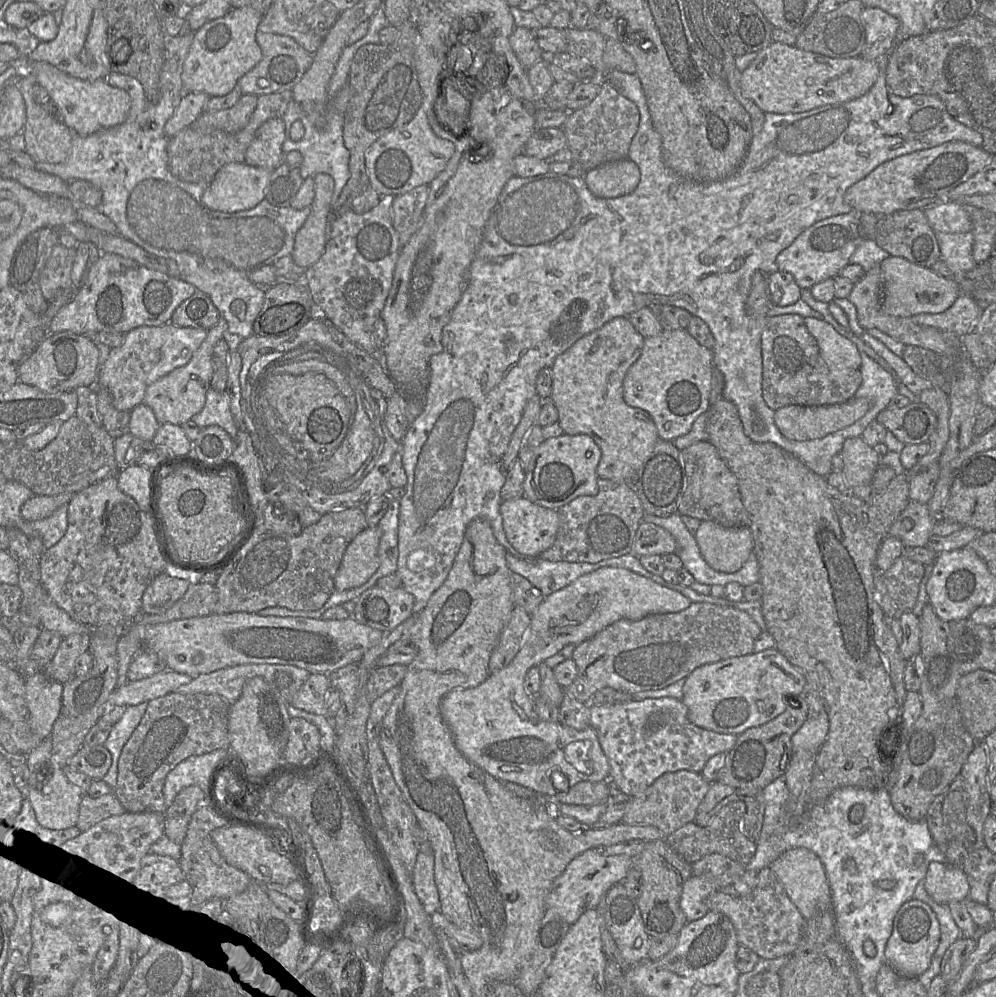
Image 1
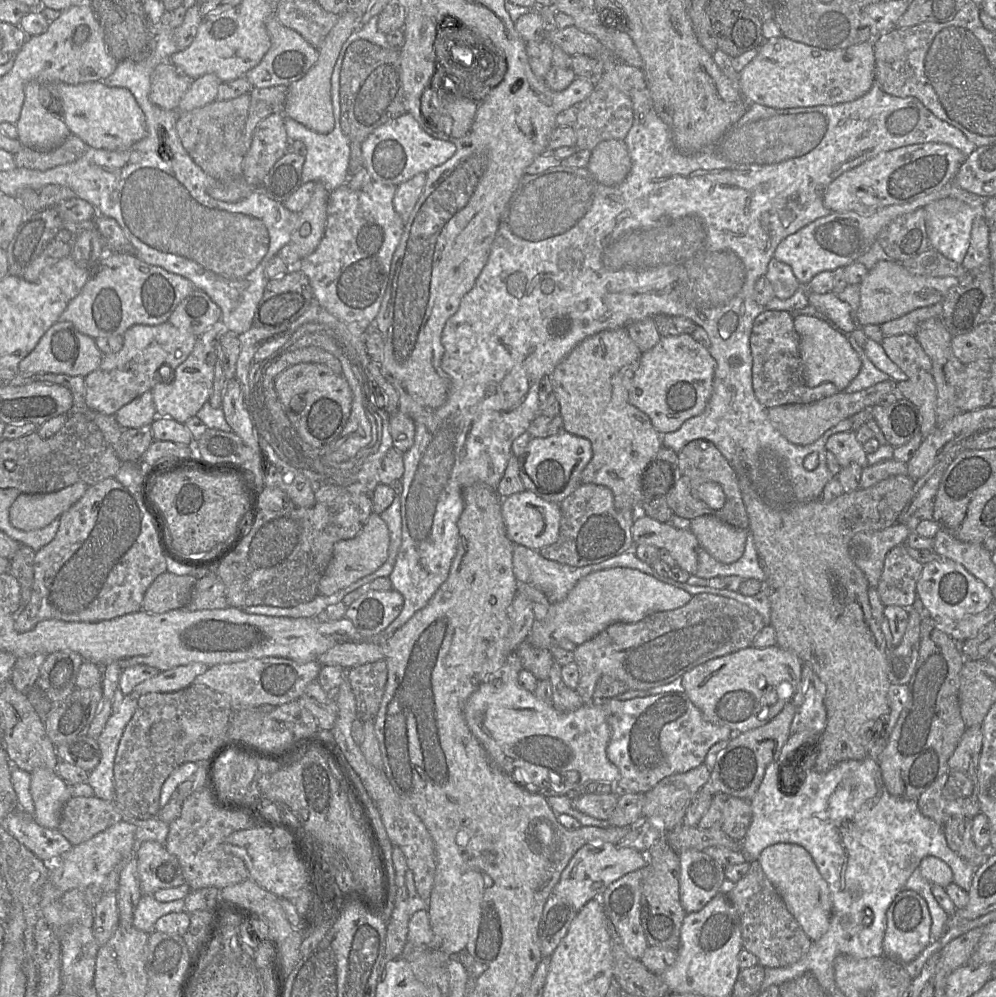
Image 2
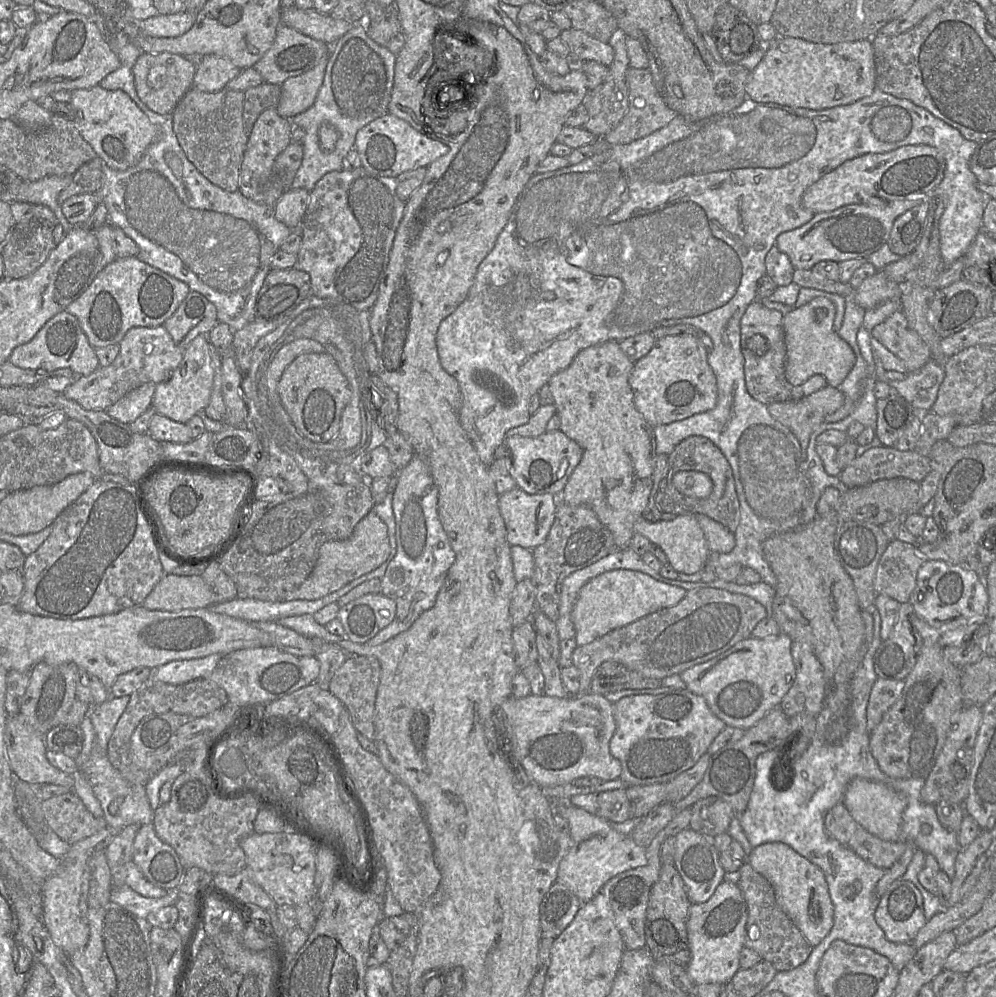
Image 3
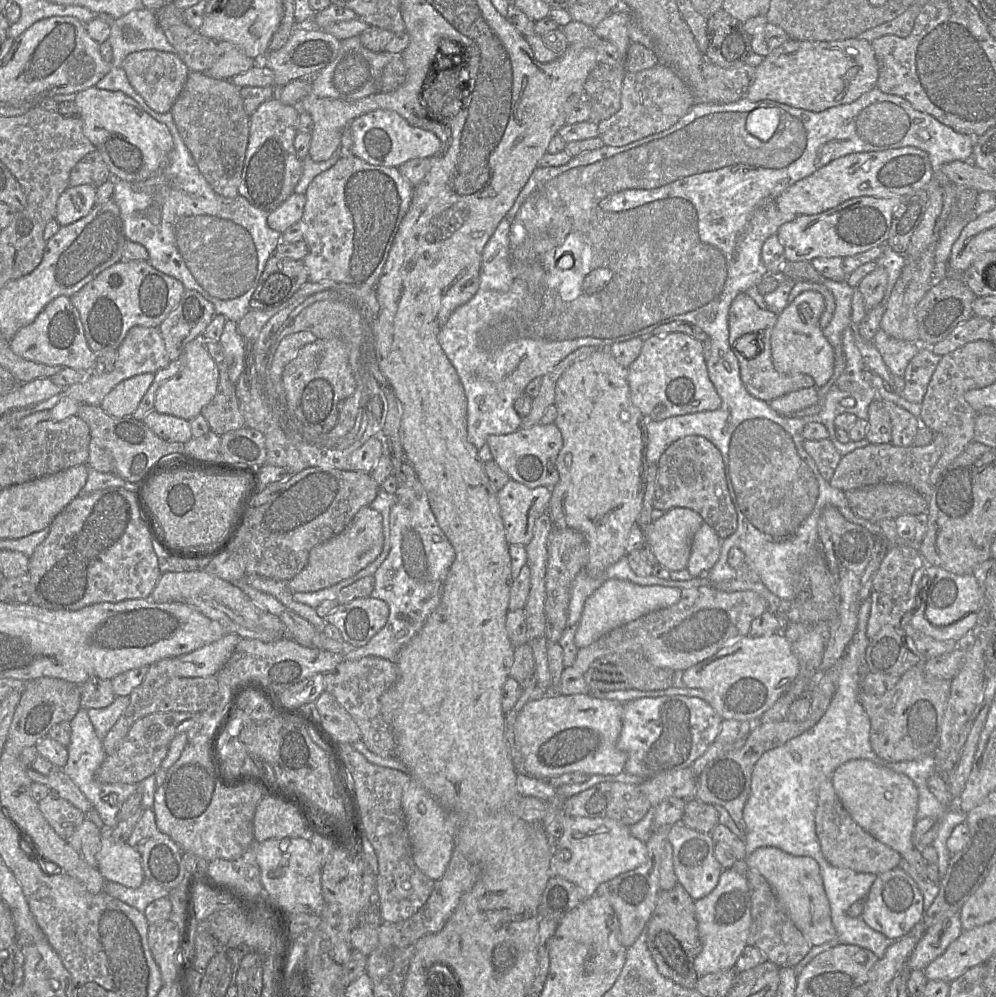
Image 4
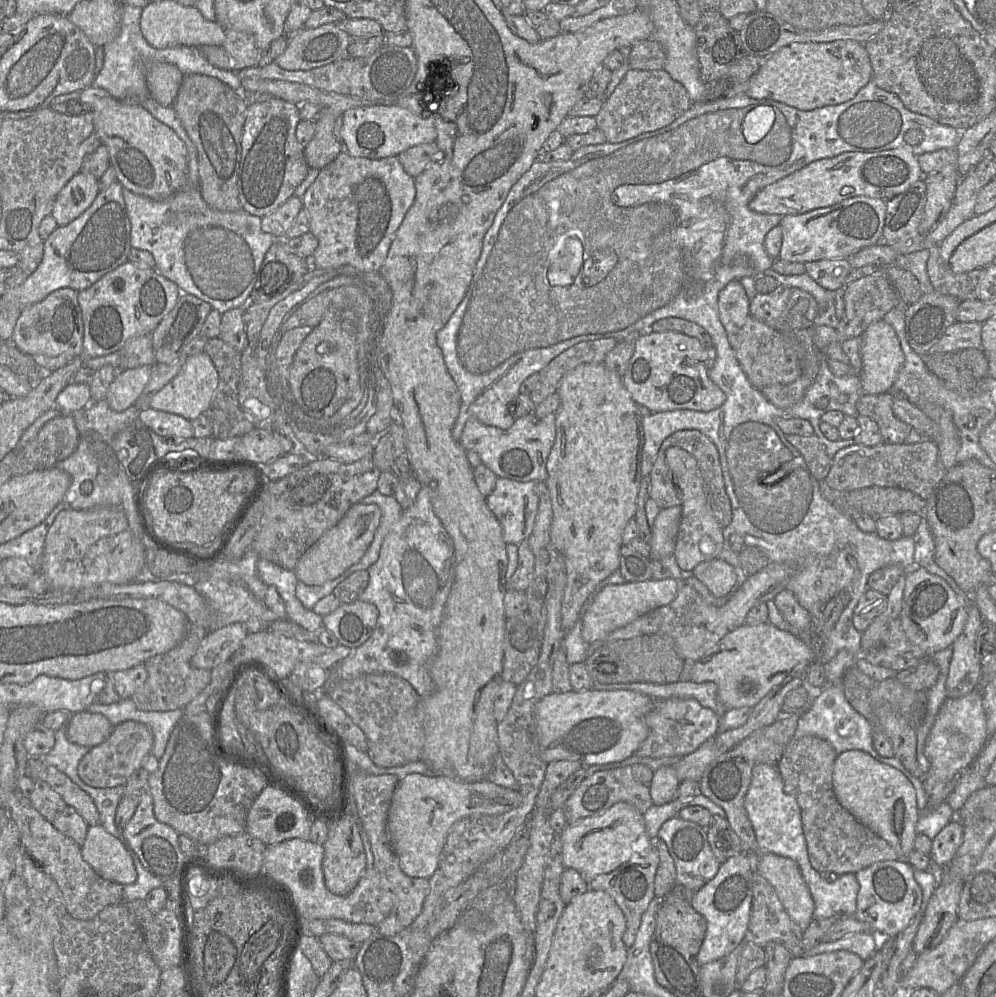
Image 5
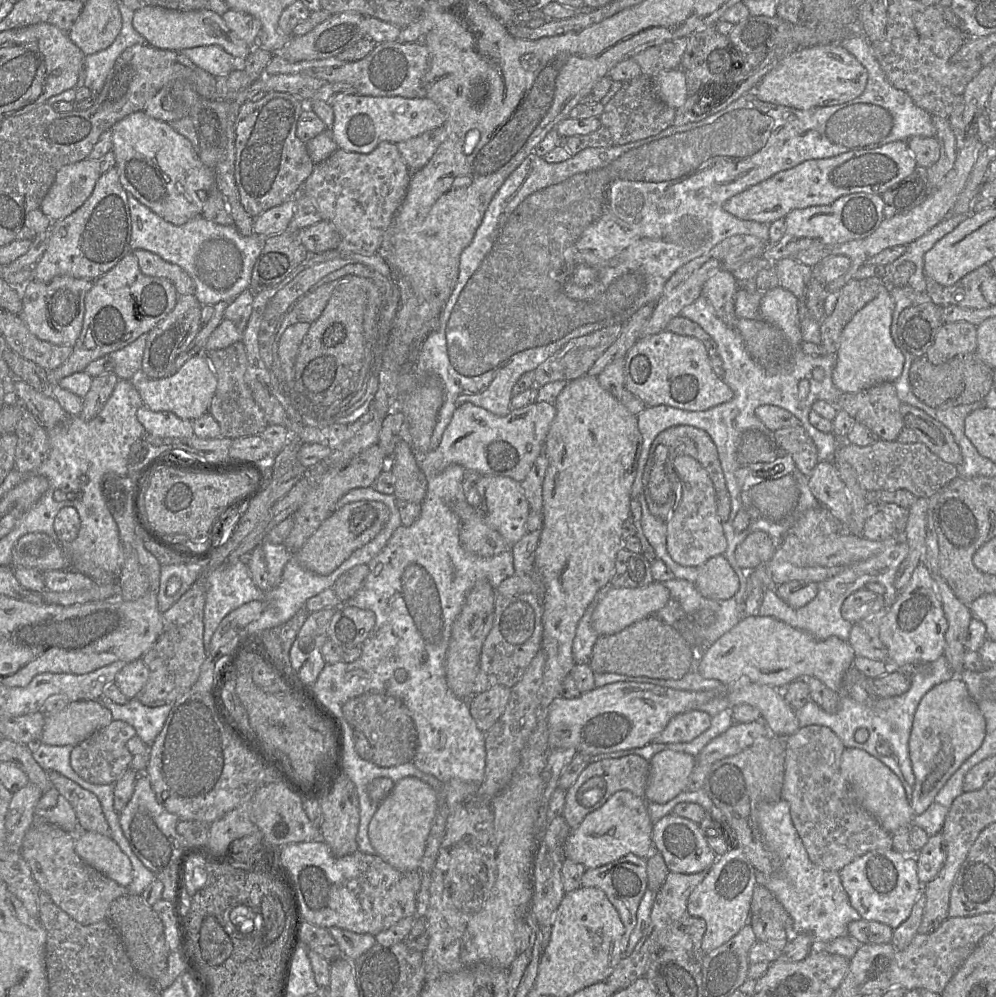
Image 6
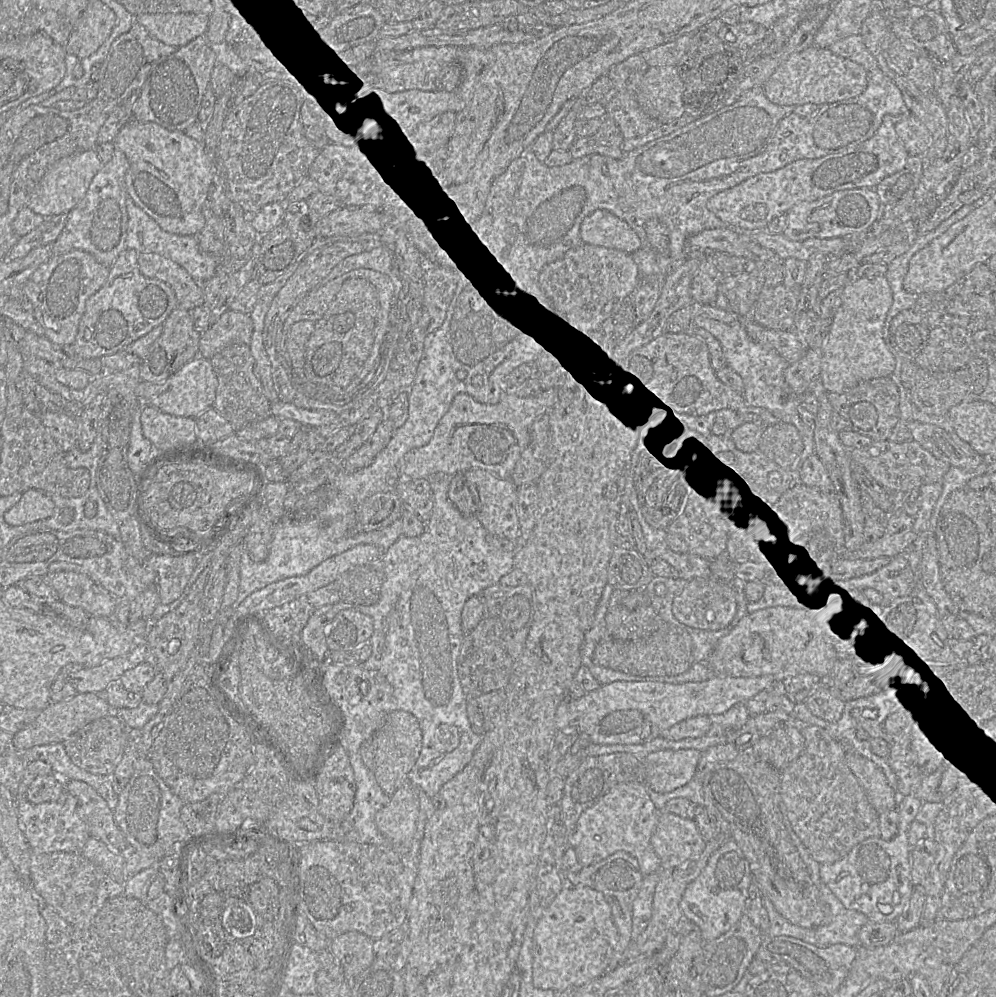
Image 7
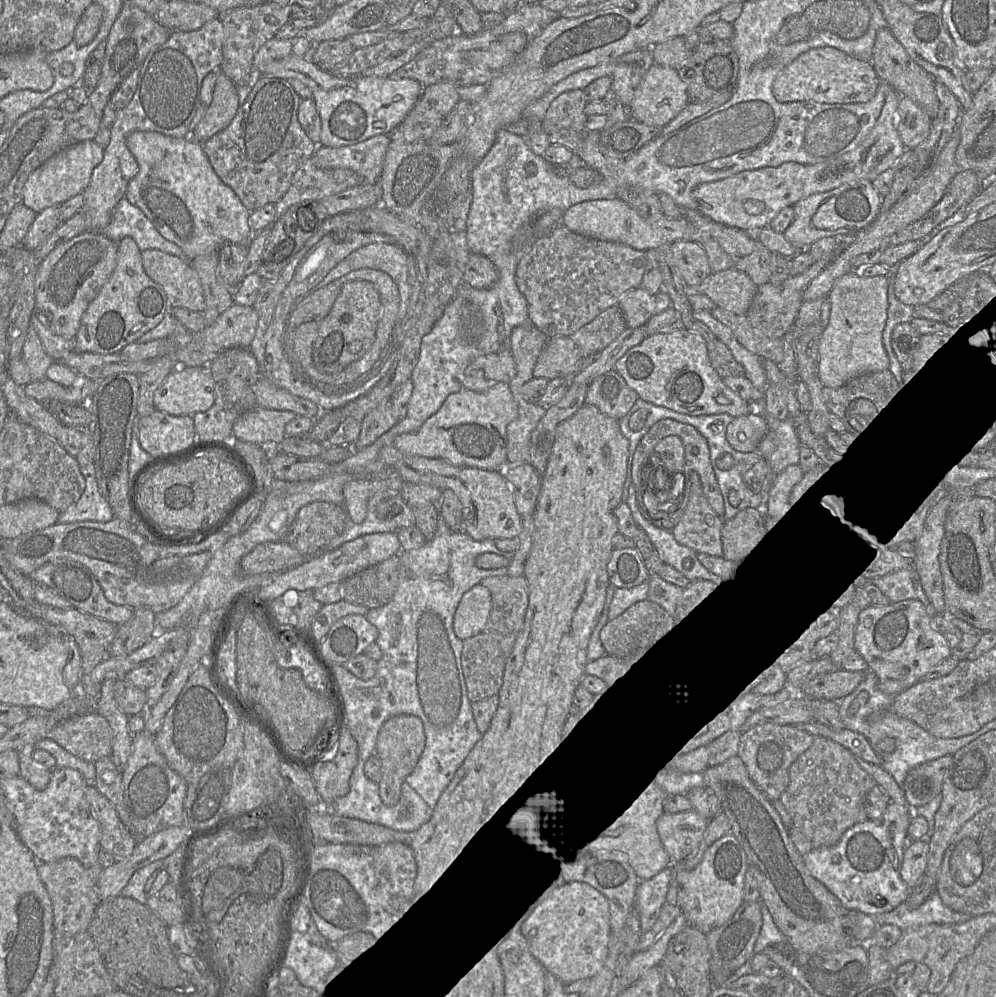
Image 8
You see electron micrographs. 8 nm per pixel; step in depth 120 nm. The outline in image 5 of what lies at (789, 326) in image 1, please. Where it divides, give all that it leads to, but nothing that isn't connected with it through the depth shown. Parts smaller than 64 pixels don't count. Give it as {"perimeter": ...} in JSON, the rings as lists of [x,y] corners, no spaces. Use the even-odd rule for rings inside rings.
{"perimeter":[[[738,280],[730,281],[719,292],[718,314],[731,348],[750,384],[762,390],[773,384],[791,384],[800,376],[798,356],[800,350],[796,336],[788,338],[778,329],[759,321],[749,311],[749,302],[744,288]]]}

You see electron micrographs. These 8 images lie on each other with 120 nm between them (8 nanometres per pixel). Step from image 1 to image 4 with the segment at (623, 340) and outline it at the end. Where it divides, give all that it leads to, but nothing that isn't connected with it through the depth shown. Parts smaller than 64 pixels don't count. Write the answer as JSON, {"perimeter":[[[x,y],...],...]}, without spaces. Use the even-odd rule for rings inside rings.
{"perimeter":[[[609,347],[598,349],[587,358],[571,364],[558,378],[555,386],[555,406],[557,409],[557,417],[555,424],[561,432],[563,438],[563,446],[559,451],[556,459],[556,467],[559,473],[559,480],[555,486],[551,488],[551,498],[548,504],[548,513],[555,526],[573,528],[580,531],[589,546],[587,563],[584,571],[591,577],[602,574],[609,566],[617,562],[623,556],[626,556],[626,542],[631,528],[637,524],[637,518],[641,512],[643,497],[646,488],[646,477],[648,463],[646,460],[647,451],[647,419],[641,413],[639,408],[633,404],[630,397],[630,388],[627,379],[628,370],[620,365],[609,351]]]}

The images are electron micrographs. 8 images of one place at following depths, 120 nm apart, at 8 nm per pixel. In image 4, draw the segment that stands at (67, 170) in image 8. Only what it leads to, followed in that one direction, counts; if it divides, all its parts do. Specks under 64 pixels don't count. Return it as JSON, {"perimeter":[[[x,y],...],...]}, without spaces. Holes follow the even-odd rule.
{"perimeter":[[[88,184],[69,186],[57,201],[55,219],[59,225],[68,225],[86,216],[96,205],[96,189]]]}

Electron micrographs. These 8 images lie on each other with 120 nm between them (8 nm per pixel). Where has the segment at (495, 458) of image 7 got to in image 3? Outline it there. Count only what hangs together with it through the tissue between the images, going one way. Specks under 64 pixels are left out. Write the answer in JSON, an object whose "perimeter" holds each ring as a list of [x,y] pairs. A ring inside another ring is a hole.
{"perimeter":[[[560,429],[547,430],[537,437],[507,437],[504,443],[508,446],[512,459],[511,476],[517,487],[531,494],[559,495],[583,453],[580,445]]]}

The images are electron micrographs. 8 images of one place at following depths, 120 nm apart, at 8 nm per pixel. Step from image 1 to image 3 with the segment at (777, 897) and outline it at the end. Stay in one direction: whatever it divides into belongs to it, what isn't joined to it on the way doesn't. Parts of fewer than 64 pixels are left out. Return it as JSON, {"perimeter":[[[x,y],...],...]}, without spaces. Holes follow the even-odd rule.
{"perimeter":[[[744,862],[737,883],[747,905],[744,946],[757,952],[762,960],[772,964],[778,972],[792,970],[806,961],[812,947],[788,916],[778,906],[770,882]]]}

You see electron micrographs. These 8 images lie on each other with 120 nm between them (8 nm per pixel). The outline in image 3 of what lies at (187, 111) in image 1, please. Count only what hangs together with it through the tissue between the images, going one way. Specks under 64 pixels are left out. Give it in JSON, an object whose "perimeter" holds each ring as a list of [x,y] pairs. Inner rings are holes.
{"perimeter":[[[206,55],[196,68],[193,87],[204,92],[218,92],[226,88],[228,82],[237,77],[241,71],[227,58]]]}

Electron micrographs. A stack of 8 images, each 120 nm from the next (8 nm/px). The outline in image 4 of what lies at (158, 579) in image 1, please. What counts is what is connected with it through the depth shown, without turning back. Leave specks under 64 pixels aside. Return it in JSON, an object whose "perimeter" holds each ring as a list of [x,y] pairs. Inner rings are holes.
{"perimeter":[[[205,571],[164,573],[159,578],[150,597],[145,599],[150,599],[156,603],[167,603],[179,602],[192,597],[210,598],[231,609],[247,621],[251,621],[264,629],[283,633],[283,636],[287,636],[286,627],[278,616],[260,609],[243,593],[241,589],[232,583],[224,581],[214,575],[206,573]]]}

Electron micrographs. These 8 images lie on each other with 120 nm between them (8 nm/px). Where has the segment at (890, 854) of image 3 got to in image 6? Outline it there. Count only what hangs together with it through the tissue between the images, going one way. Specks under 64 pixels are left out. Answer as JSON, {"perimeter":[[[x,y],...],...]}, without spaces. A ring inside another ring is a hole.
{"perimeter":[[[800,727],[786,738],[781,789],[781,798],[790,805],[792,822],[810,860],[821,868],[836,872],[868,852],[893,849],[891,834],[851,798],[840,772],[844,749],[841,740],[829,727]]]}

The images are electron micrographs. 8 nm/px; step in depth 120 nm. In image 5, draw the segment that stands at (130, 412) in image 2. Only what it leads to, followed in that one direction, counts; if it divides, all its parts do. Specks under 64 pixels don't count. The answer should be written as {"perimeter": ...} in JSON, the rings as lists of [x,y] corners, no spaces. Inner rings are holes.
{"perimeter":[[[148,365],[117,370],[105,395],[109,407],[119,412],[134,405],[150,379],[151,370]]]}

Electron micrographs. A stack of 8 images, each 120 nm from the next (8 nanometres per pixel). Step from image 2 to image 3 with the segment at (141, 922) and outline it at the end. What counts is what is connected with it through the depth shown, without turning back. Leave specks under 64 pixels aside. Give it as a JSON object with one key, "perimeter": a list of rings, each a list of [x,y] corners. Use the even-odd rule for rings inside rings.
{"perimeter":[[[127,885],[113,886],[110,900],[140,918],[147,918],[148,914],[166,906],[175,906],[179,899],[178,889],[168,889],[165,896],[148,898],[133,891]]]}

